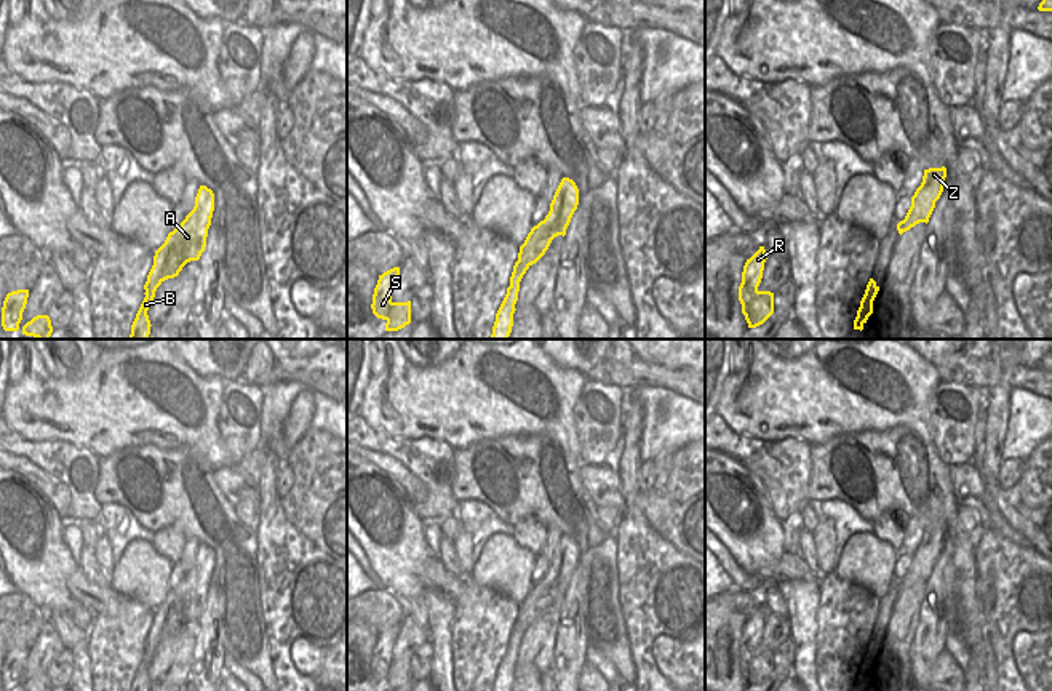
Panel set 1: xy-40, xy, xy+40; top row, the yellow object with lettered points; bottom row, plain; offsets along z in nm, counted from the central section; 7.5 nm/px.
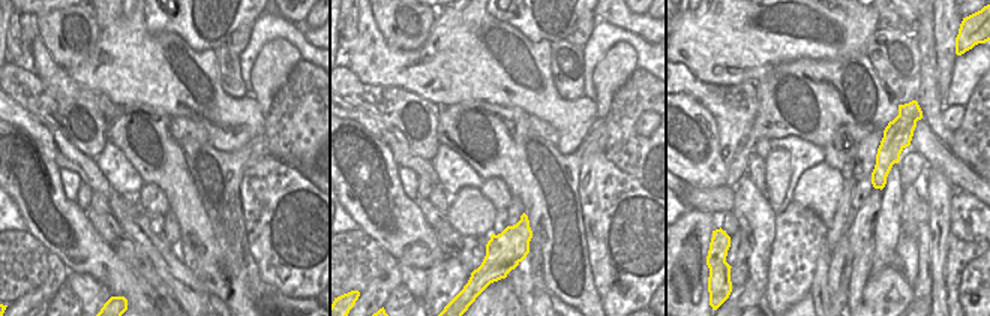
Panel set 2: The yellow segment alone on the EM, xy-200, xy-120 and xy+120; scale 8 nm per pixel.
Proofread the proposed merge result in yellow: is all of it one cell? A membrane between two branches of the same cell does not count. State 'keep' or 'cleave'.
cleave

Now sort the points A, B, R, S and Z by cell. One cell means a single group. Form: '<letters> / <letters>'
A R S Z / B

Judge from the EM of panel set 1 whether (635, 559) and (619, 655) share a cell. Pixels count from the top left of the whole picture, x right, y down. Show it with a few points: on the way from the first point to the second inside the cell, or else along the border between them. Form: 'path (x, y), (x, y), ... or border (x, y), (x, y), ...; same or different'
border (617, 586), (629, 655), (633, 659); different

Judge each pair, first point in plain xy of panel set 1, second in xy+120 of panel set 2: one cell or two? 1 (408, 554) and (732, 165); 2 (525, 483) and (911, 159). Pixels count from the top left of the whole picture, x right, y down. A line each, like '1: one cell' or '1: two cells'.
1: two cells
2: two cells

